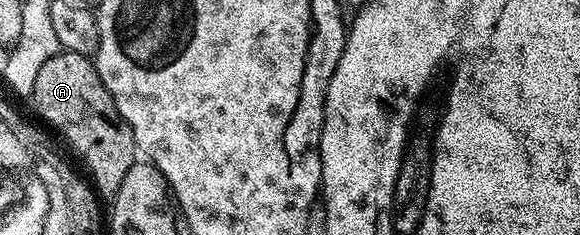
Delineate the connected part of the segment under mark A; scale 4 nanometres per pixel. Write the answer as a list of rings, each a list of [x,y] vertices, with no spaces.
[[[59,50],[58,54],[53,55],[40,68],[40,73],[36,73],[34,82],[34,94],[32,96],[34,107],[38,110],[38,115],[46,123],[51,123],[60,134],[66,138],[66,143],[86,162],[86,167],[90,170],[88,174],[89,182],[93,189],[103,200],[112,201],[120,189],[120,181],[124,181],[128,169],[136,161],[136,148],[132,129],[124,117],[116,109],[104,81],[100,81],[98,70],[95,69],[93,62],[87,56],[80,53]]]

